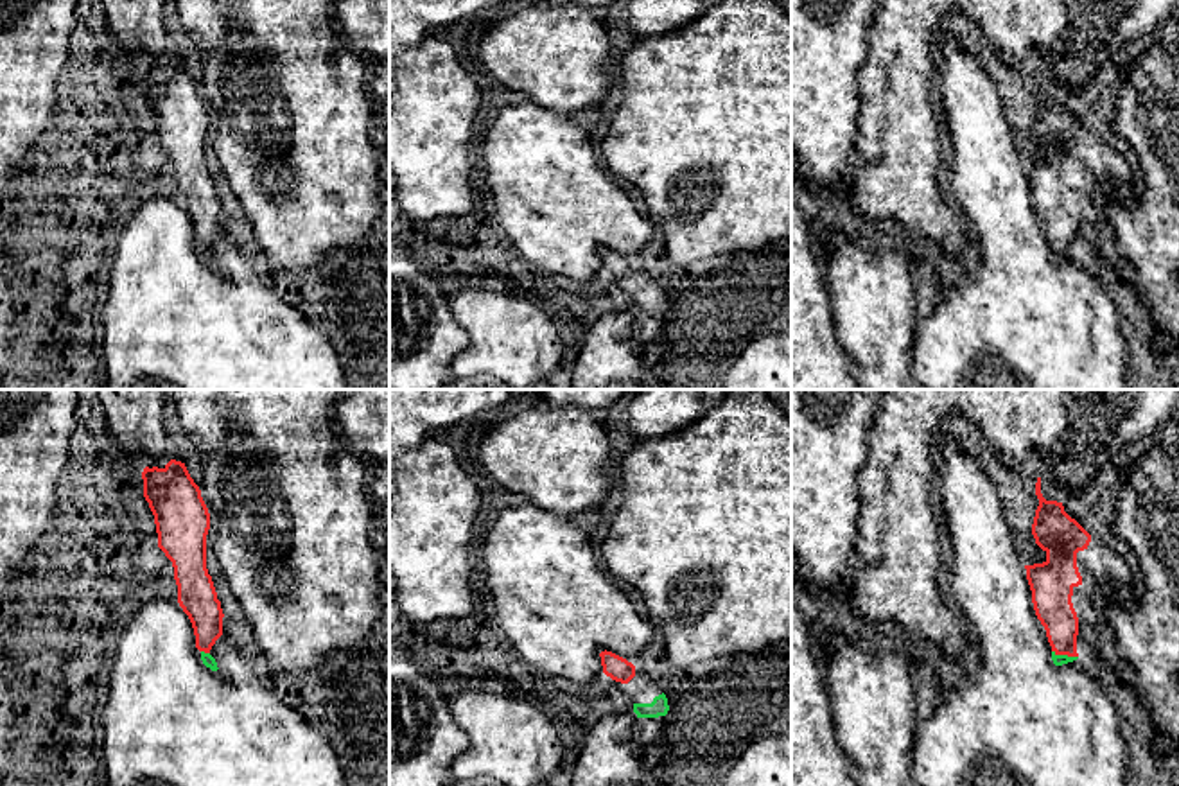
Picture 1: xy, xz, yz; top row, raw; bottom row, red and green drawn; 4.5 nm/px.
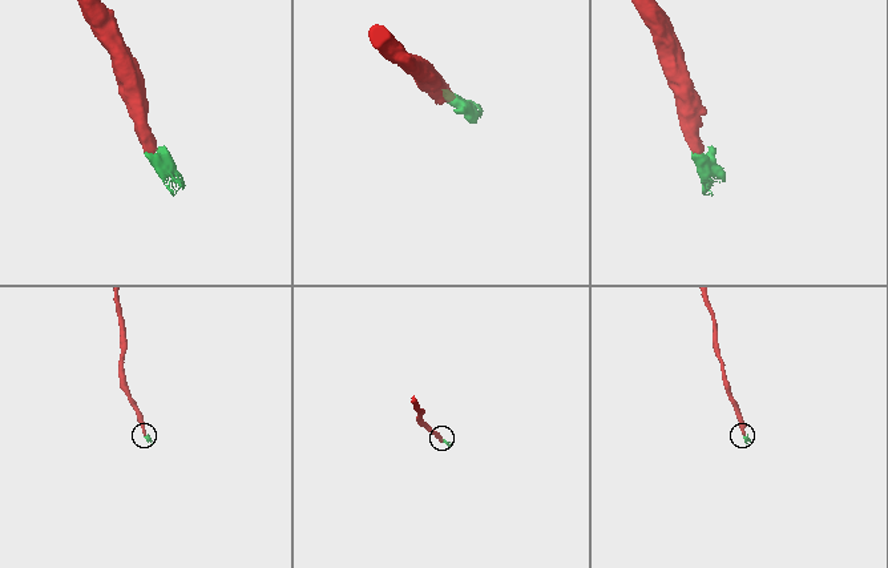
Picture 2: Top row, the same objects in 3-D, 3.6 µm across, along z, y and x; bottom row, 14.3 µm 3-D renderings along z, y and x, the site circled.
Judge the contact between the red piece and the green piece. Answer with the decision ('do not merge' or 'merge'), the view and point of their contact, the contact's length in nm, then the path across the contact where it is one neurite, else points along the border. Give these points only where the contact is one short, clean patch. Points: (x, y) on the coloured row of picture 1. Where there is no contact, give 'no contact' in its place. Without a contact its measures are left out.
merge; contact yz (1065, 654); length 120 nm; way yz (1052, 600), (1061, 623), (1065, 654), (1057, 659)

